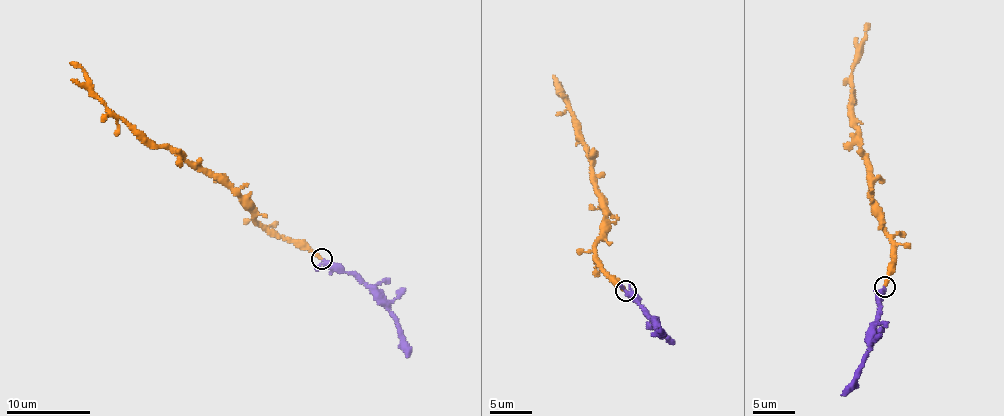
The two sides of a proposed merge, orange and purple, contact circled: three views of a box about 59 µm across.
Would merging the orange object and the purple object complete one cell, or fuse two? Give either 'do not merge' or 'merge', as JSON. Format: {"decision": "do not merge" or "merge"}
{"decision": "merge"}

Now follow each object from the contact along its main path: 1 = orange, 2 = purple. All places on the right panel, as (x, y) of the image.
1: (884, 286), (894, 270), (895, 257), (876, 211), (850, 105), (852, 73), (866, 32), (866, 23)
2: (884, 288), (877, 293), (878, 311), (855, 383), (841, 395)

